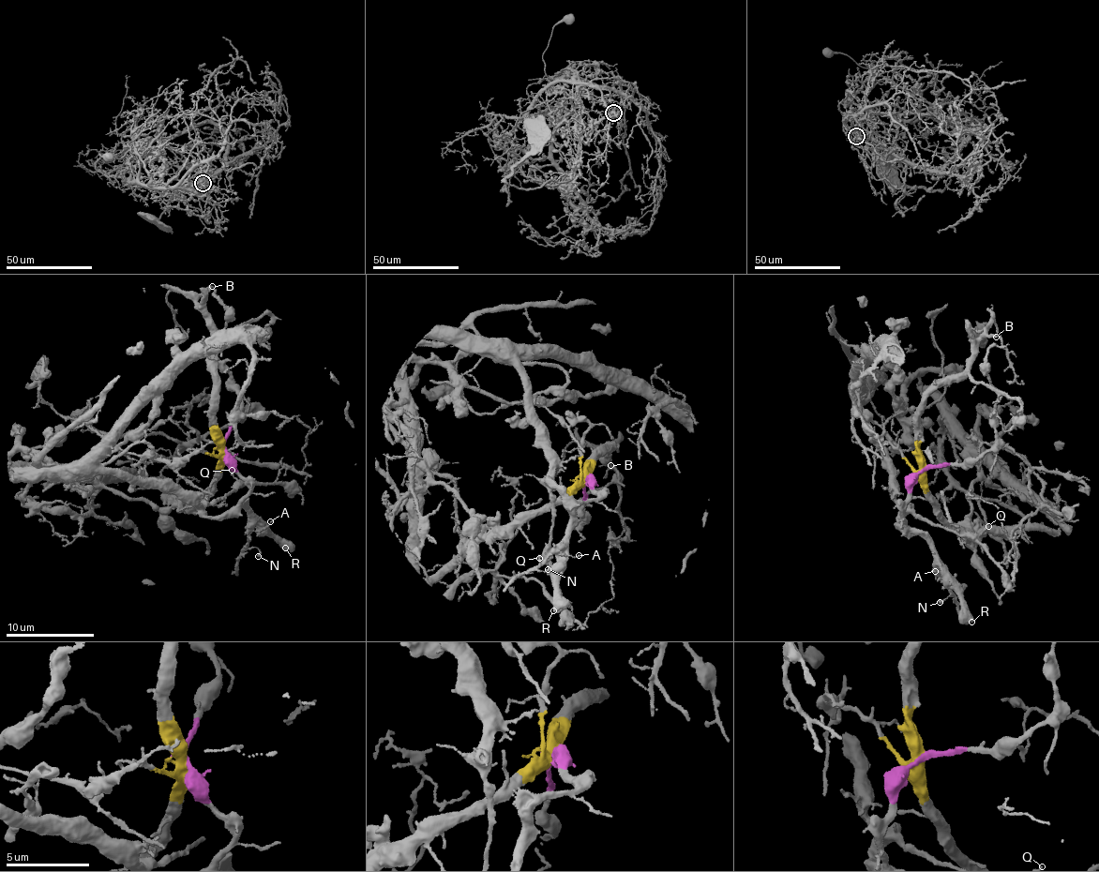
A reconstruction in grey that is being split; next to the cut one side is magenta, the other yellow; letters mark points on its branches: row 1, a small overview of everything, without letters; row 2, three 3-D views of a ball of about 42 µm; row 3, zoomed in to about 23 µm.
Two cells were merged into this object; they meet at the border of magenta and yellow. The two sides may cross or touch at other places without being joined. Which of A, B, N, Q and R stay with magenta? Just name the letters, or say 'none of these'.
A, N, Q, R

